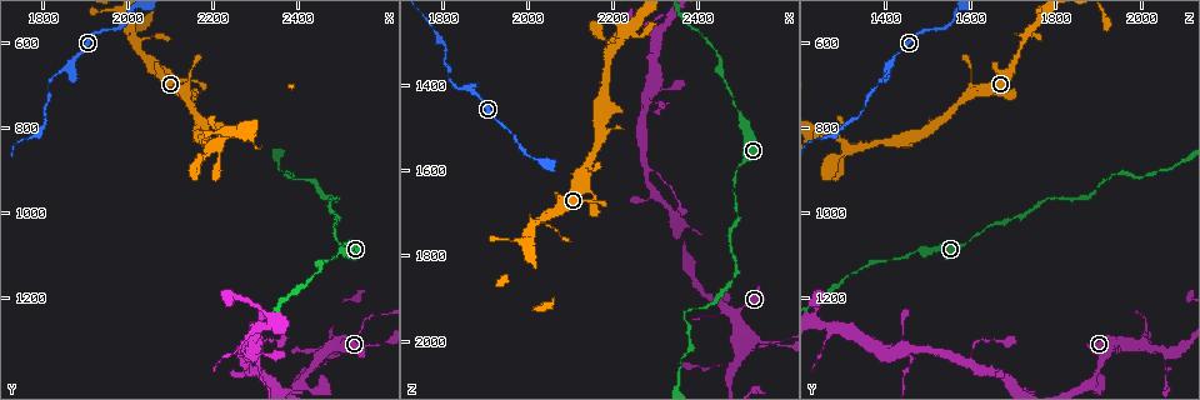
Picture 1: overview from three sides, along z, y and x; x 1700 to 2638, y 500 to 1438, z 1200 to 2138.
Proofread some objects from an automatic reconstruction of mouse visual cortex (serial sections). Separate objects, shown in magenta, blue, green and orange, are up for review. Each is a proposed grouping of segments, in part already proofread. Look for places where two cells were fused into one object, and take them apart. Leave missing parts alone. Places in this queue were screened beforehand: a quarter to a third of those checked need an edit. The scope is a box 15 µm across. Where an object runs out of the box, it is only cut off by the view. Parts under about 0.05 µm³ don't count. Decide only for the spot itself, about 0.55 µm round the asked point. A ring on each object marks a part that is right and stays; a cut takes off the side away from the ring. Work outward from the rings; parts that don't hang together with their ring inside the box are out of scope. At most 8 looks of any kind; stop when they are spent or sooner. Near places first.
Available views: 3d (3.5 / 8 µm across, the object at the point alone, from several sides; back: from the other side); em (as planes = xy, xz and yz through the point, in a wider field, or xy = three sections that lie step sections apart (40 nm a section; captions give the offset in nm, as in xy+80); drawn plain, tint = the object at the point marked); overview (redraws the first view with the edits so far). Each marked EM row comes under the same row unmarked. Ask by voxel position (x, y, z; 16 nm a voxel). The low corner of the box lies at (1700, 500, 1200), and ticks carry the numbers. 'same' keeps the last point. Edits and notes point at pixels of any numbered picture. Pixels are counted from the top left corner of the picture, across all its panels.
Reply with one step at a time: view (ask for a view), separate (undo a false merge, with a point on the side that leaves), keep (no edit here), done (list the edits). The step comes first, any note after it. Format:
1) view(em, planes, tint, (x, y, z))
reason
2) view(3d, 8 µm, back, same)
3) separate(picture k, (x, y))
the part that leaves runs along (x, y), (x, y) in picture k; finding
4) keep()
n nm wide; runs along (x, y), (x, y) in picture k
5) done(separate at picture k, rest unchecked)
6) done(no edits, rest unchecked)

view(3d, 3.5 µm, (2395, 925, 1920))
narrows sharply

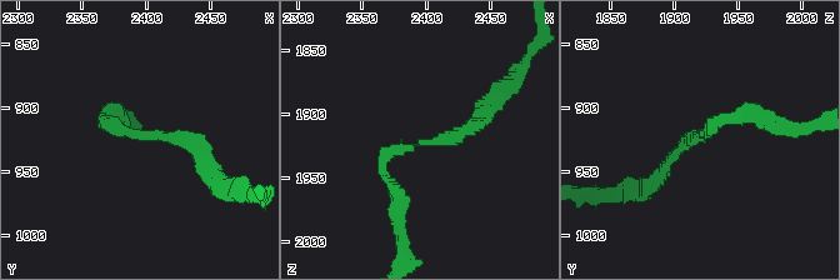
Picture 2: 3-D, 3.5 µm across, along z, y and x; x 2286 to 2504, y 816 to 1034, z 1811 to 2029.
view(em, xy, step 5, tint, (2394, 924, 1922))
arms of 150, 200 nm

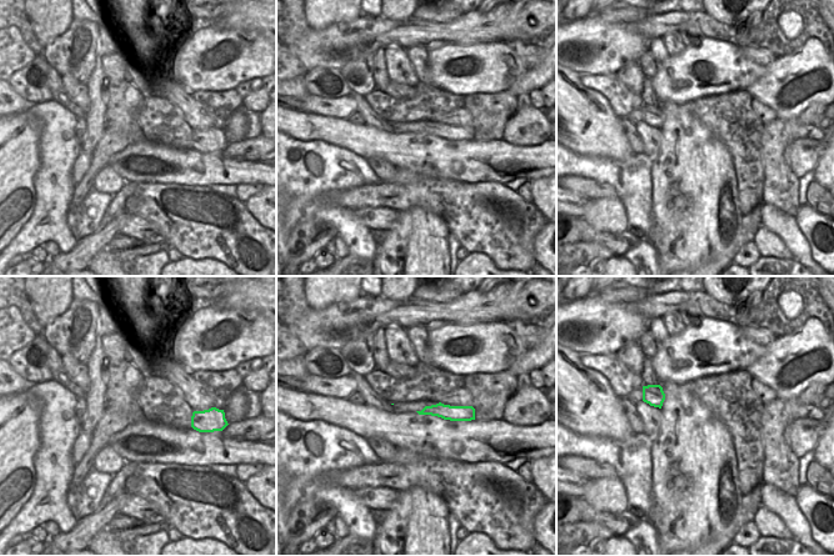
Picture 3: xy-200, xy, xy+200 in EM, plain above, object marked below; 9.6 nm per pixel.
keep()
140 nm wide; runs along (470, 410), (425, 411) in picture 3; all the same cell

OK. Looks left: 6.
view(3d, 3.5 µm, (2495, 1310, 2005))
thin arm on a thick one

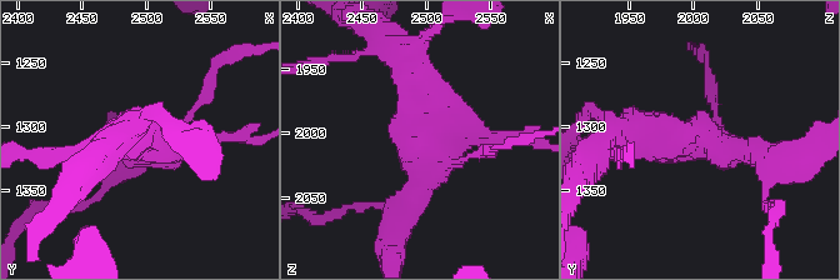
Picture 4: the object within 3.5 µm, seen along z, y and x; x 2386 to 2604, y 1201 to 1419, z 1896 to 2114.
view(em, xy, step 1, tint, (2496, 1306, 2000))

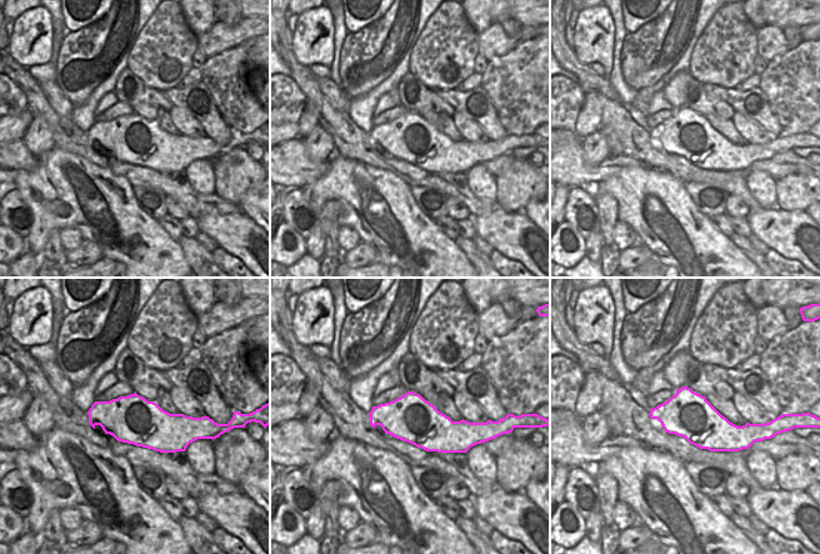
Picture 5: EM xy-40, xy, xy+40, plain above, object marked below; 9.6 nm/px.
keep()
runs along (599, 119), (753, 153) in picture 4; one cell here

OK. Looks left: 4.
view(3d, 3.5 µm, (1820, 680, 1405))
sudden change in width

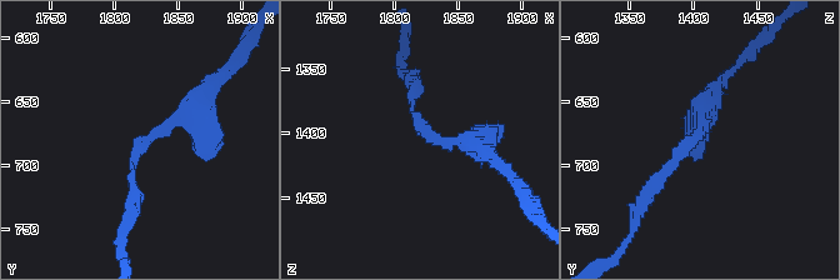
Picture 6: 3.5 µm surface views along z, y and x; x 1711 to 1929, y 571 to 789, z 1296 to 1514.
view(em, planes, tint, (1826, 678, 1400))
now the EM

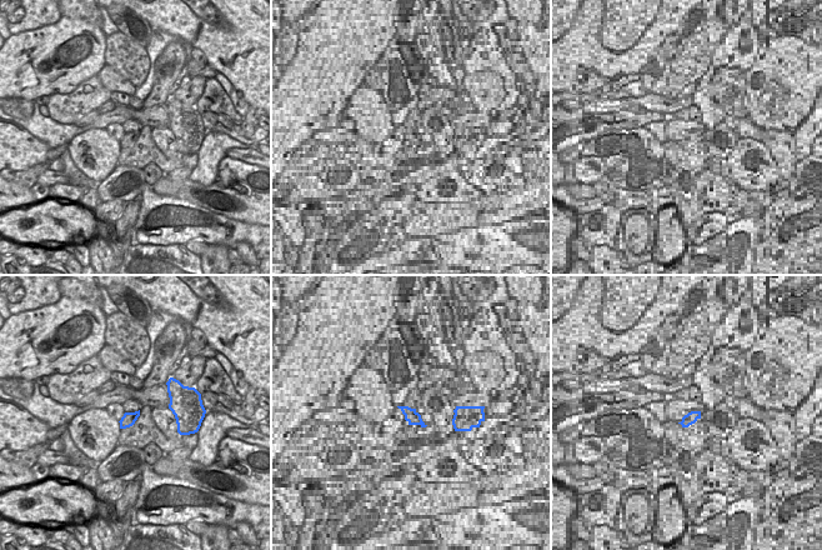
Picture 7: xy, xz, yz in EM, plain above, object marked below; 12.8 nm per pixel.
keep()
170 nm wide; runs along (210, 88), (138, 145), (134, 199) in picture 6; one cell here

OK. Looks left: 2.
done(no edits, rest unchecked)

